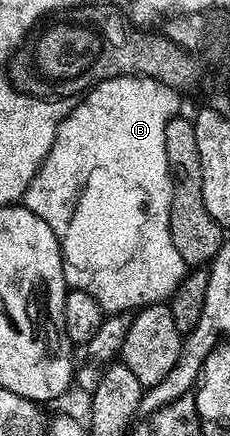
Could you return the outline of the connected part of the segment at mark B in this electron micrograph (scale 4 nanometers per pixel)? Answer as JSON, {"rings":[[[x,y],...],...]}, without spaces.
{"rings":[[[127,73],[123,77],[101,79],[78,102],[77,107],[61,122],[55,133],[55,141],[43,161],[43,165],[35,173],[33,187],[41,187],[41,195],[29,193],[24,196],[23,206],[31,213],[39,216],[55,233],[61,246],[61,260],[65,266],[65,281],[72,290],[91,293],[95,301],[106,313],[133,313],[150,303],[165,303],[172,299],[177,287],[187,274],[183,257],[179,257],[179,249],[175,249],[175,241],[171,241],[171,197],[173,196],[173,178],[167,165],[167,125],[178,118],[182,96],[176,87],[169,87],[163,81],[152,79],[140,73]]]}

